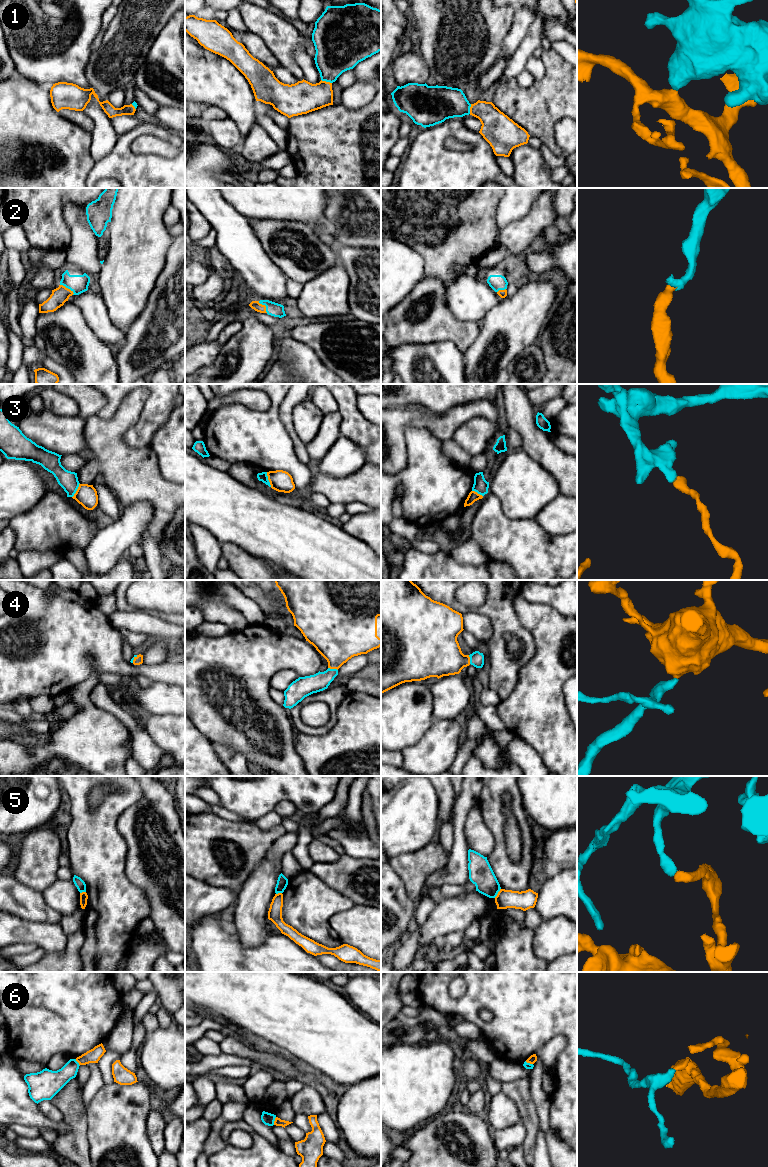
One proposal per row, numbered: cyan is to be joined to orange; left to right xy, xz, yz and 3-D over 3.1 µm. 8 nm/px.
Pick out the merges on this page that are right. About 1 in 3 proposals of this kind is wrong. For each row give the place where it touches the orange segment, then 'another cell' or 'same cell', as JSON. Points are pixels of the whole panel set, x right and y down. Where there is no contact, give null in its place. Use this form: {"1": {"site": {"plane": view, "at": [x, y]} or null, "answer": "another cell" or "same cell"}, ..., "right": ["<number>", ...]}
{"1": {"site": {"plane": "xz", "at": [325, 81]}, "answer": "same cell"}, "2": {"site": {"plane": "xy", "at": [67, 288]}, "answer": "same cell"}, "3": {"site": {"plane": "xz", "at": [268, 479]}, "answer": "another cell"}, "4": {"site": {"plane": "xz", "at": [333, 668]}, "answer": "same cell"}, "5": {"site": {"plane": "yz", "at": [498, 893]}, "answer": "another cell"}, "6": {"site": {"plane": "xz", "at": [274, 1121]}, "answer": "another cell"}, "right": ["1", "2", "4"]}

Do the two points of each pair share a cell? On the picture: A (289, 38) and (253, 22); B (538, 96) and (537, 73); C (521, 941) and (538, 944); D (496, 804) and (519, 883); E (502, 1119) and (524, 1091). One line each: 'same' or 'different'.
A: same
B: different
C: different
D: same
E: different

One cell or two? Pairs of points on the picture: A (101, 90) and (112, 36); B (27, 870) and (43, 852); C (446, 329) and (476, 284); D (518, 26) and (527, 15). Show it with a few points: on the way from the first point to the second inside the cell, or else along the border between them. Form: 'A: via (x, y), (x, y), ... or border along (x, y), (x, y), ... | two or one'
A: via (104, 77), (105, 72), (112, 65), (112, 49) | one
B: via (31, 866), (39, 856) | one
C: border along (445, 294), (446, 305), (456, 318), (477, 322) | two
D: via (521, 23), (524, 18) | one

